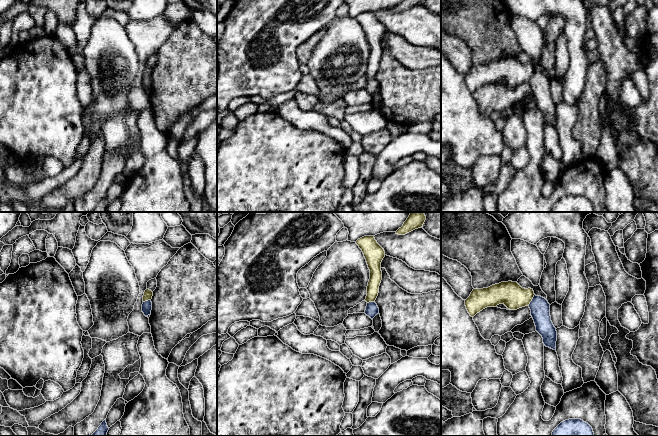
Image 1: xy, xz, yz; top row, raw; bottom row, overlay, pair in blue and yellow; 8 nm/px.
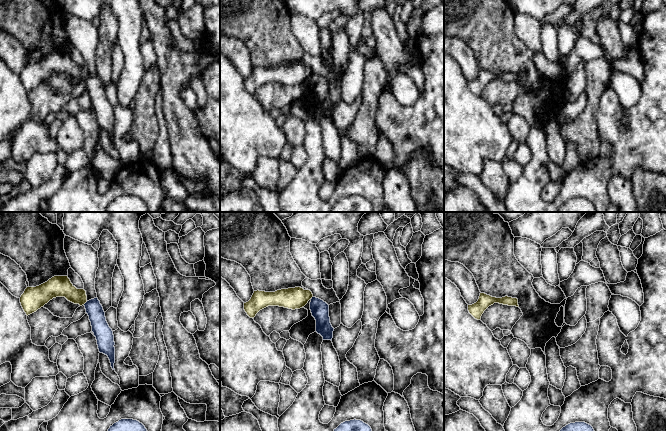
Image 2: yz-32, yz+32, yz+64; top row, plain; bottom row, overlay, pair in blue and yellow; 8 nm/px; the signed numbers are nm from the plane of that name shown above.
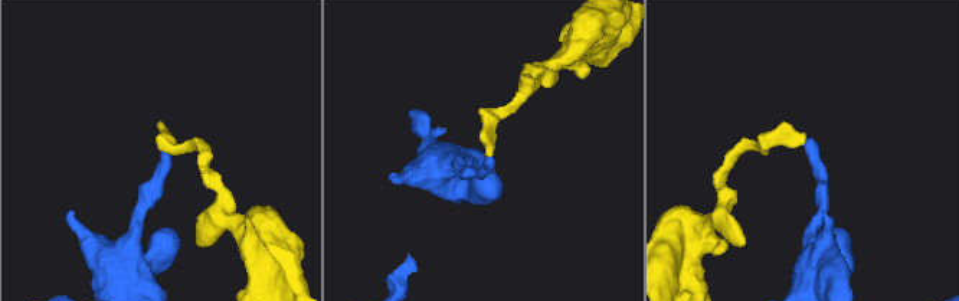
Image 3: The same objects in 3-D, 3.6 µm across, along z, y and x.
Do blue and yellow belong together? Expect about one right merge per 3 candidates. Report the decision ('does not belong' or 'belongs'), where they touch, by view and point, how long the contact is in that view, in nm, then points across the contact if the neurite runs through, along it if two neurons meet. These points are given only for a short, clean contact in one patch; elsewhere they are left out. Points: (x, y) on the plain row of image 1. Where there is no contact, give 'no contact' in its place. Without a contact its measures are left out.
does not belong; contact yz (532, 76); length 110 nm; border yz (534, 70), (528, 81)

